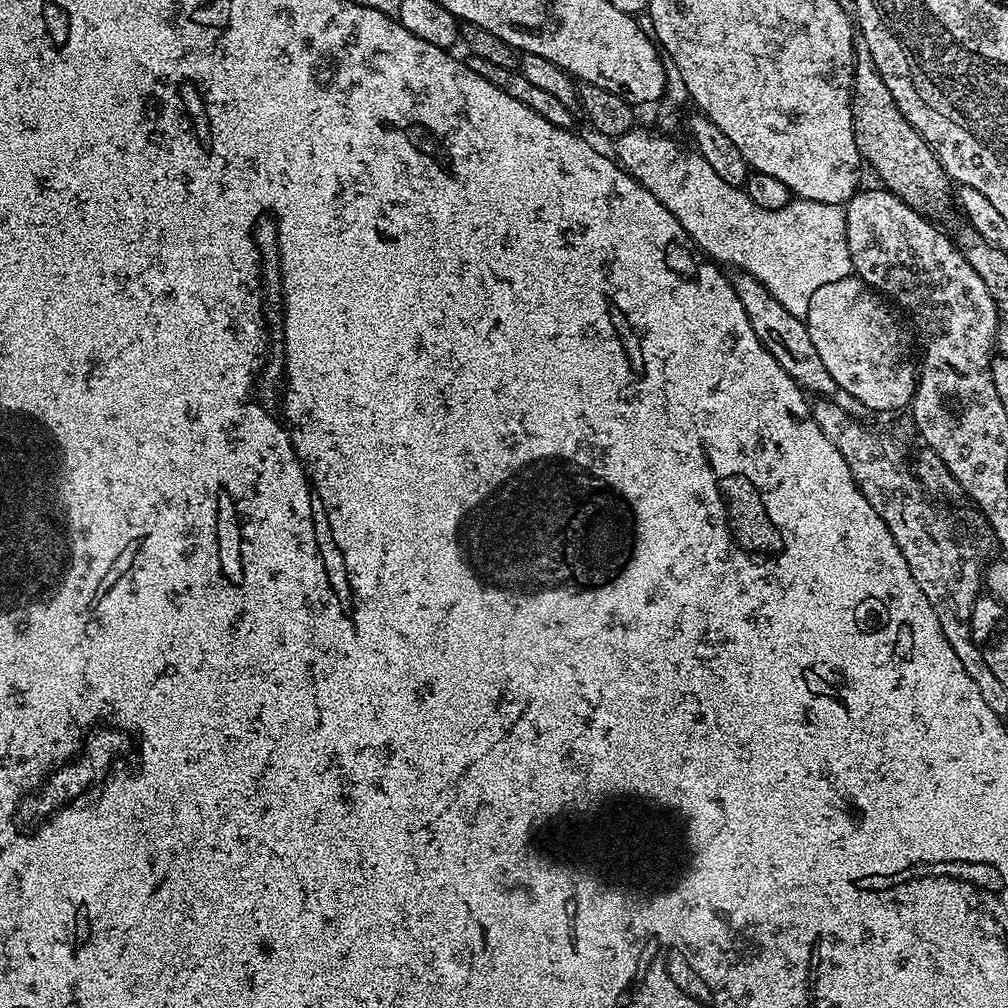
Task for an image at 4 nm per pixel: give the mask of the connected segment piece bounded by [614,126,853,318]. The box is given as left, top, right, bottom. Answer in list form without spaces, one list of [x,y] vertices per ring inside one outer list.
[[[633,126],[628,133],[624,133],[614,140],[616,152],[615,159],[625,172],[629,172],[639,184],[686,230],[689,241],[705,257],[711,258],[717,265],[733,264],[745,276],[752,276],[762,287],[768,291],[790,314],[801,318],[807,317],[810,310],[810,298],[814,298],[816,291],[821,286],[830,286],[830,282],[838,282],[842,278],[853,275],[850,246],[846,242],[846,214],[839,204],[814,202],[799,198],[789,199],[782,210],[762,210],[762,206],[754,206],[744,192],[743,187],[735,188],[730,182],[722,182],[718,174],[702,158],[699,152],[691,147],[683,148],[676,140],[671,140],[668,134],[651,136],[644,128]]]

